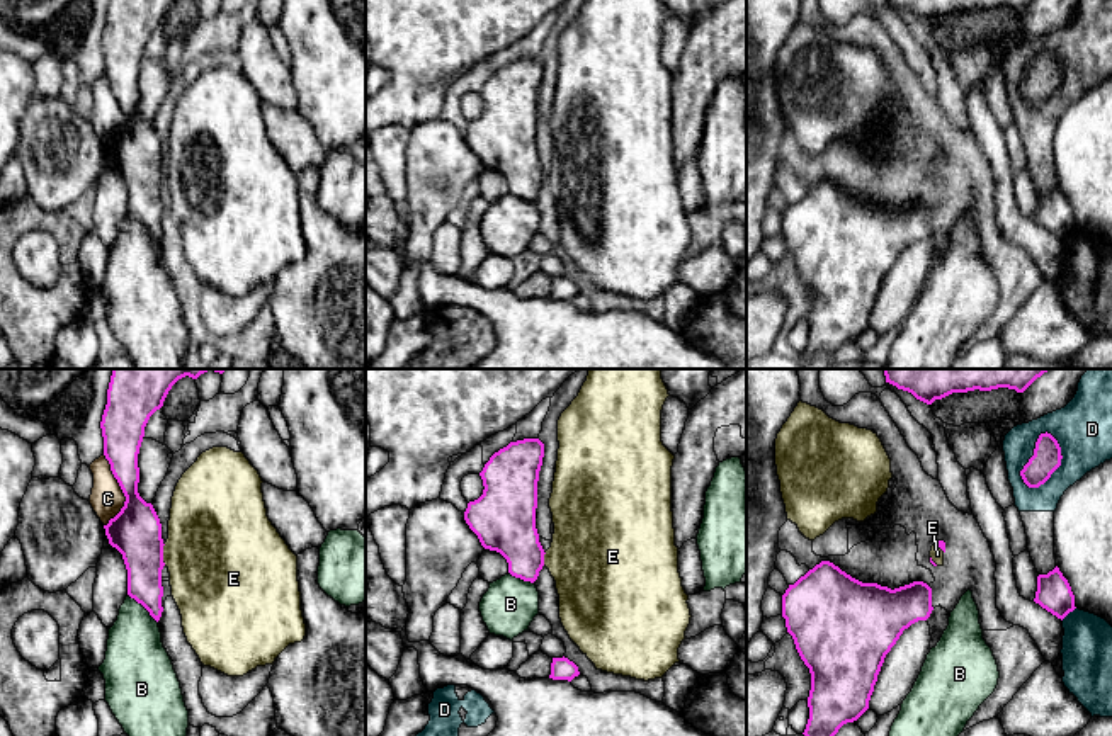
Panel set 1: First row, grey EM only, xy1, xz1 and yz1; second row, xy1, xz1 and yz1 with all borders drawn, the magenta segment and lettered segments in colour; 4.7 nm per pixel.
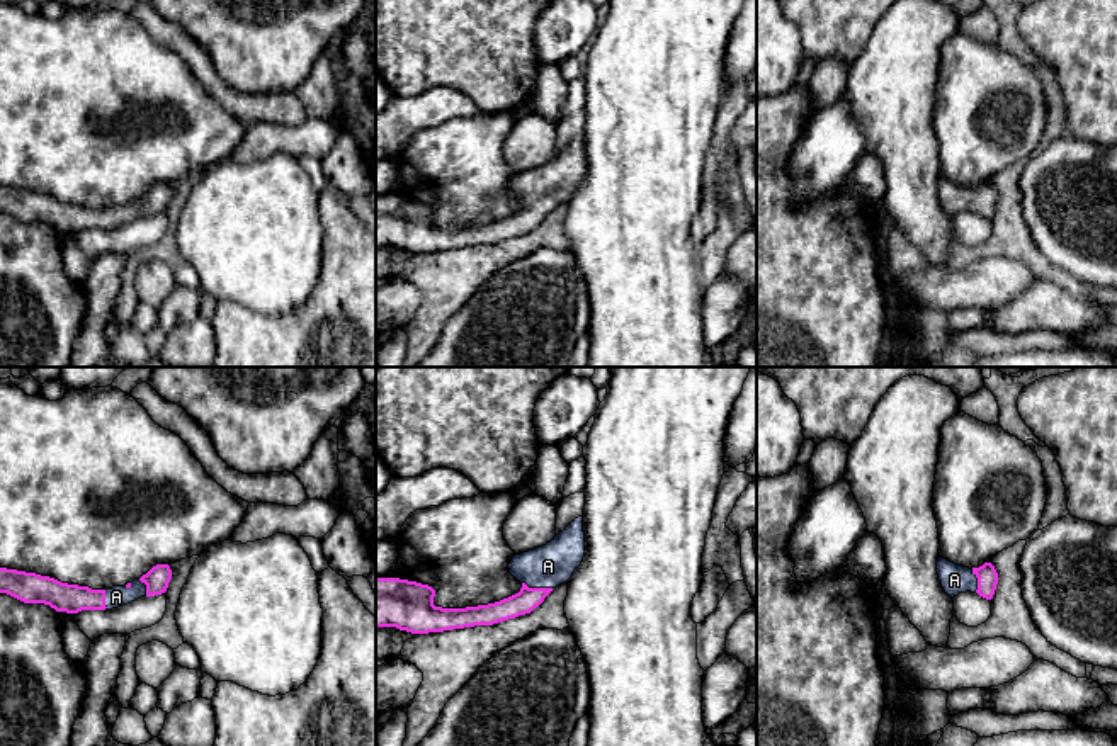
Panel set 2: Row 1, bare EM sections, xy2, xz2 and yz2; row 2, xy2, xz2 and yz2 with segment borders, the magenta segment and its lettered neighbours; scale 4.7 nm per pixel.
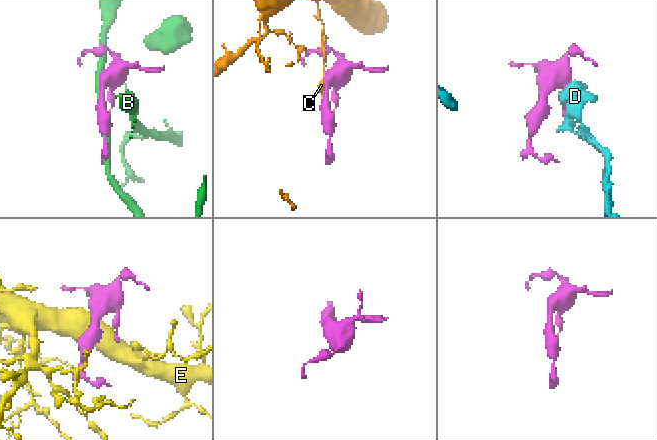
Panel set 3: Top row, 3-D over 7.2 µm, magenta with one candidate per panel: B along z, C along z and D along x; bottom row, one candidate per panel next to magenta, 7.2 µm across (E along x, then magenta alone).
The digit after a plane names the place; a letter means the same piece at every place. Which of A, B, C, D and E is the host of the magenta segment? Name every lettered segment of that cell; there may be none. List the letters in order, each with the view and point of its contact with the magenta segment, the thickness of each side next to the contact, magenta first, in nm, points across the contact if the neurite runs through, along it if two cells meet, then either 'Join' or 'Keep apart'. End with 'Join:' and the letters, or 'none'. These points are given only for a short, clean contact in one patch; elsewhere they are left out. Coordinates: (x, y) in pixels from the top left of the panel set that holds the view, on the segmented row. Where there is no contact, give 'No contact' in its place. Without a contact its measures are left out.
A: Touches magenta at xz2 (538, 588). Thickness 110 nm (magenta) against 200 nm. Path across: xz2 (527, 599), (538, 588), (538, 576), (548, 566). Join
B: Touches magenta at xy1 (143, 605). Thickness 190 nm (magenta) against 280 nm. Keep apart
C: Touches magenta at xy1 (121, 488). Thickness 240 nm (magenta) against 160 nm. Keep apart
D: Touches magenta at yz1 (1029, 459). Thickness 140 nm (magenta) against 190 nm. Keep apart
E: Touches magenta at xy1 (162, 554). Thickness 240 nm (magenta) against 480 nm. Boundary: xy1 (165, 544), (164, 565). Keep apart
Join: A

